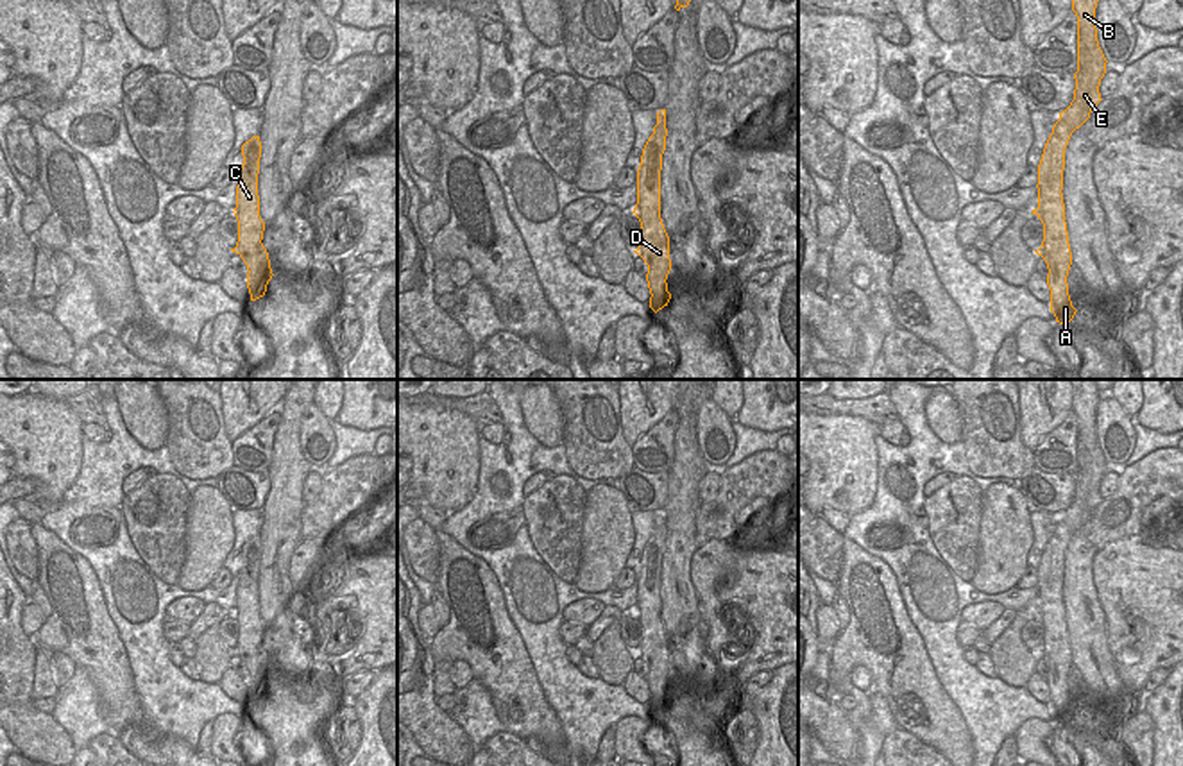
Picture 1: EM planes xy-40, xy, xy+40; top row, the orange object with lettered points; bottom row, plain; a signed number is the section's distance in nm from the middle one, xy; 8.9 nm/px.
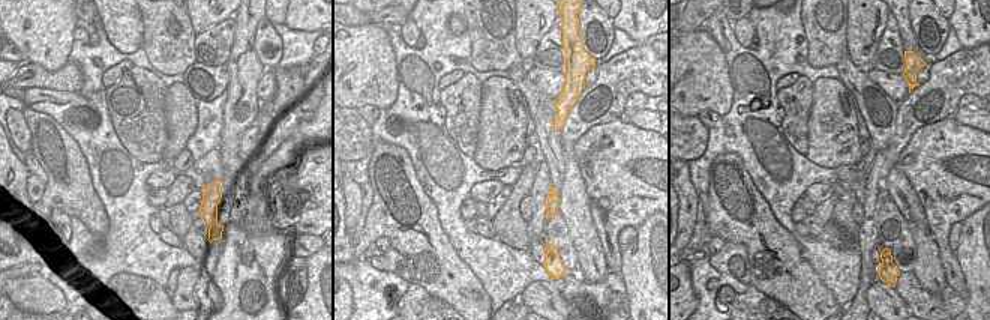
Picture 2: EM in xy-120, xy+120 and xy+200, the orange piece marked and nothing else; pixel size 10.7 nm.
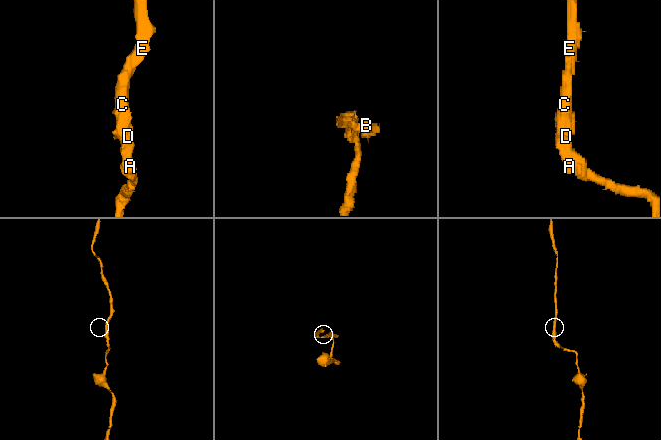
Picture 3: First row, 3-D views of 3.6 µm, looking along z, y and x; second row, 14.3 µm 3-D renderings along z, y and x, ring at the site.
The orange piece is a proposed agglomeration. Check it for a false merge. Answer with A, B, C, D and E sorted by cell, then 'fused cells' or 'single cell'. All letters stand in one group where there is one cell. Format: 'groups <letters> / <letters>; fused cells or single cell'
groups A B C D E; single cell

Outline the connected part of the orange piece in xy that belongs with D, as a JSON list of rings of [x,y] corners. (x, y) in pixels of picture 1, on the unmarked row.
[[[666,510],[657,514],[657,526],[648,539],[637,571],[637,605],[634,616],[641,623],[641,644],[634,651],[648,666],[650,709],[657,714],[668,707],[668,675],[671,671],[669,637],[660,619],[660,571],[666,551]]]

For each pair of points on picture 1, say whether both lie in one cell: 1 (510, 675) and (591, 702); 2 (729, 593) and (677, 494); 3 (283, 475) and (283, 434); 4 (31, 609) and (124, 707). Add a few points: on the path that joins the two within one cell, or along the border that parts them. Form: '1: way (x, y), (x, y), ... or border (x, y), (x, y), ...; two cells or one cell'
1: border (525, 646), (543, 695), (561, 723); two cells
2: border (695, 550), (691, 584), (697, 593); two cells
3: way (283, 464), (283, 444); one cell
4: border (47, 618), (31, 636); two cells

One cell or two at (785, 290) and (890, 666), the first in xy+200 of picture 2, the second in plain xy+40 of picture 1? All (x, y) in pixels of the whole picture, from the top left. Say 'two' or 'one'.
one

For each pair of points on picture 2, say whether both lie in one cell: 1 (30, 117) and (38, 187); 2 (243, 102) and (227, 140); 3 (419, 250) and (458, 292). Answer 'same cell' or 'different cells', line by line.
1: different cells
2: same cell
3: same cell

